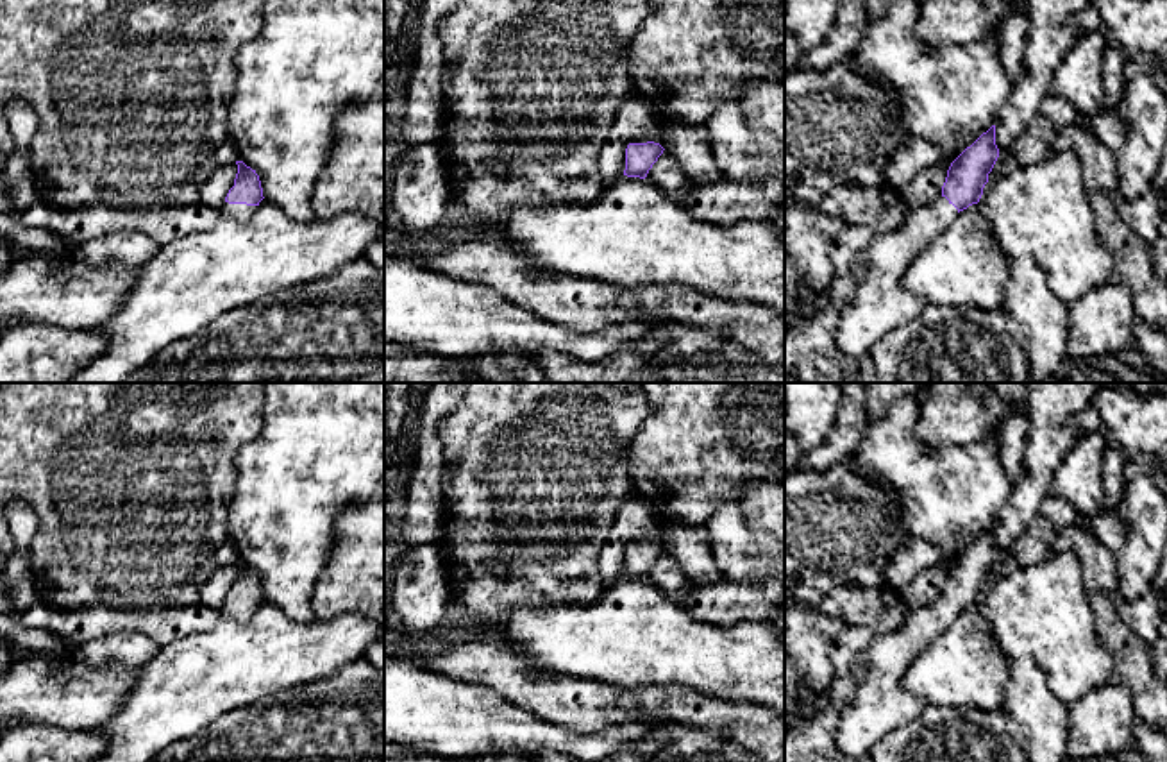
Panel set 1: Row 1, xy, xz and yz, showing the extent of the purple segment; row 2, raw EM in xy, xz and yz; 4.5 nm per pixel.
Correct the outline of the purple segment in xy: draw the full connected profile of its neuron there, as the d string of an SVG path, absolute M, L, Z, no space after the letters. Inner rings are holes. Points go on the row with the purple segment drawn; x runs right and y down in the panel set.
M236 161L236 165L238 174L234 186L229 190L225 202L220 207L220 215L236 220L238 224L245 224L256 213L264 197L256 170L247 166L243 161Z

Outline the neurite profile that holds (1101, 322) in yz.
M1112 279L1069 309L1069 356L1097 358L1133 347L1135 308L1128 286Z

